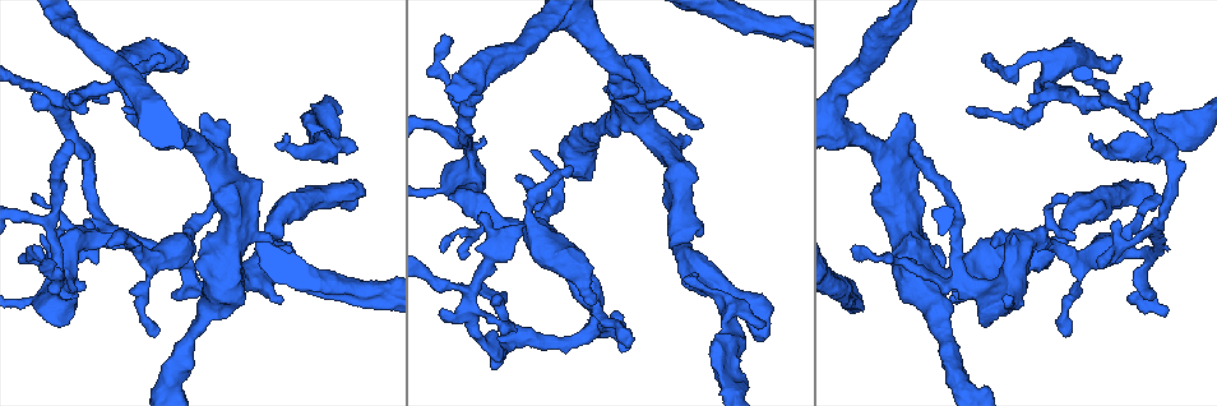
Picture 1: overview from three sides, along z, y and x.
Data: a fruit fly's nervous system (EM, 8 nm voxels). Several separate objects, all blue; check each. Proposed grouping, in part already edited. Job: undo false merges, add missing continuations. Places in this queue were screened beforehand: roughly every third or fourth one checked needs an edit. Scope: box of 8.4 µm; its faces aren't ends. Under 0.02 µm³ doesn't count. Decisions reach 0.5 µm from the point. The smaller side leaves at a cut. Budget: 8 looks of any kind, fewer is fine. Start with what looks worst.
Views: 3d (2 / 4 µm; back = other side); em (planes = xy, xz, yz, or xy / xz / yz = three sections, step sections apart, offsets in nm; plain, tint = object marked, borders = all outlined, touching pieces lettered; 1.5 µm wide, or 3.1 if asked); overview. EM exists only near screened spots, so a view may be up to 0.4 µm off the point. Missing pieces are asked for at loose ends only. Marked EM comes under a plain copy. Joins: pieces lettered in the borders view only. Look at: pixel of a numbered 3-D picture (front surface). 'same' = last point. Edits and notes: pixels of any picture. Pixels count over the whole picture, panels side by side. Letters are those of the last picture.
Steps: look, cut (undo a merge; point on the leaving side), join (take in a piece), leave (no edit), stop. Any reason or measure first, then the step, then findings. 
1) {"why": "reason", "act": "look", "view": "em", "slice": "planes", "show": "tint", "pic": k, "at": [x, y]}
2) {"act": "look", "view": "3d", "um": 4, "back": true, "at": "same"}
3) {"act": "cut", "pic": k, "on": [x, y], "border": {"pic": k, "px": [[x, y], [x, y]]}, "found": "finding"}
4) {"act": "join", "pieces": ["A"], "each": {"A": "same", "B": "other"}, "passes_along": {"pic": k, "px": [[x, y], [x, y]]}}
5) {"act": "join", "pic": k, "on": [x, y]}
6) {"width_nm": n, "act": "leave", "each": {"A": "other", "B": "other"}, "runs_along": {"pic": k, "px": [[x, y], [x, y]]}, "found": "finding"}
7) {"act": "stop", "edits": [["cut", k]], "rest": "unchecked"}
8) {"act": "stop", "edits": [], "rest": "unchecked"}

{"why": "thin end", "act": "look", "view": "em", "um": 3.1, "slice": "planes", "show": "tint", "pic": 1, "at": [284, 134]}

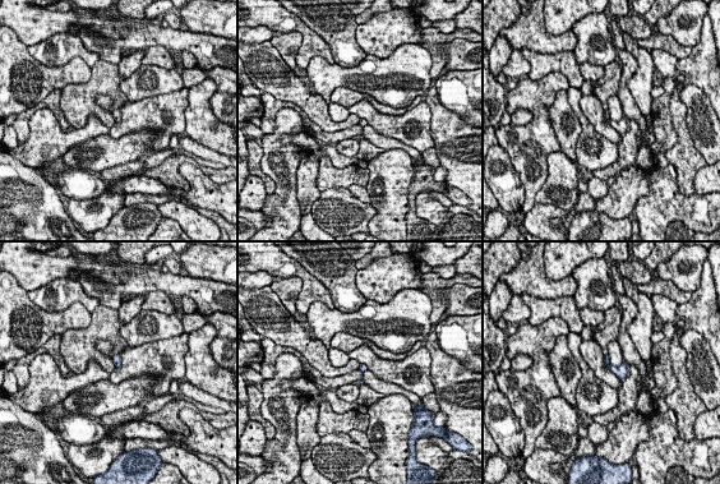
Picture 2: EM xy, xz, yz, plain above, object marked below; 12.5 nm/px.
{"act": "look", "view": "em", "um": 3.1, "slice": "planes", "show": "borders", "at": "same"}

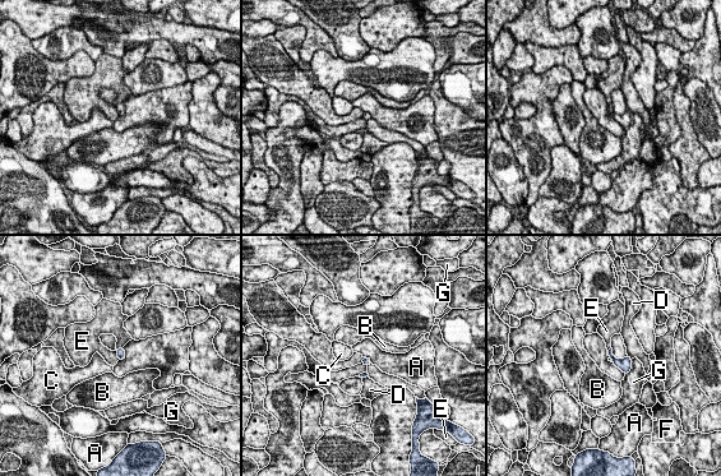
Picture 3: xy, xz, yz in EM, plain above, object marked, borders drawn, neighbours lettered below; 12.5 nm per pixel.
{"act": "leave", "each": {"A": "other", "B": "other", "C": "other", "D": "other", "E": "other", "F": "other", "G": "other"}, "border": {"pic": 3, "px": [[121, 346], [116, 350], [118, 359]]}, "found": "none of them fits"}

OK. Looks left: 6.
{"why": "free end", "act": "look", "view": "em", "slice": "xz", "step": 8, "show": "tint", "pic": 1, "at": [951, 298]}

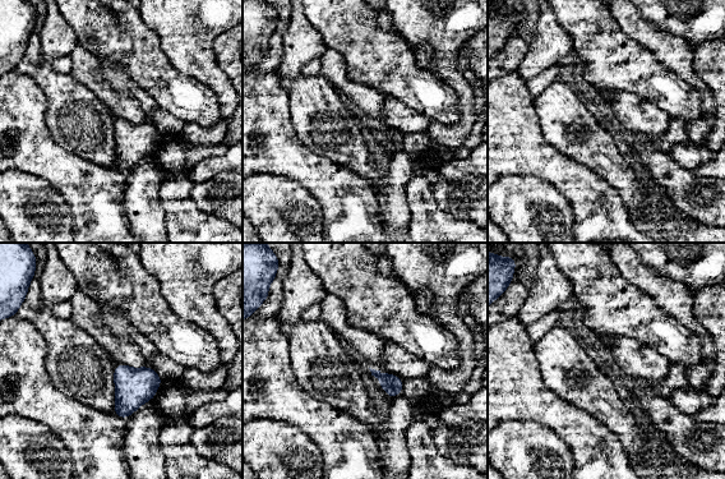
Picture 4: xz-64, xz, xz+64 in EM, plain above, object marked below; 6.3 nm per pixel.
{"why": "cut it another way", "act": "look", "view": "em", "slice": "planes", "show": "borders", "at": "same"}

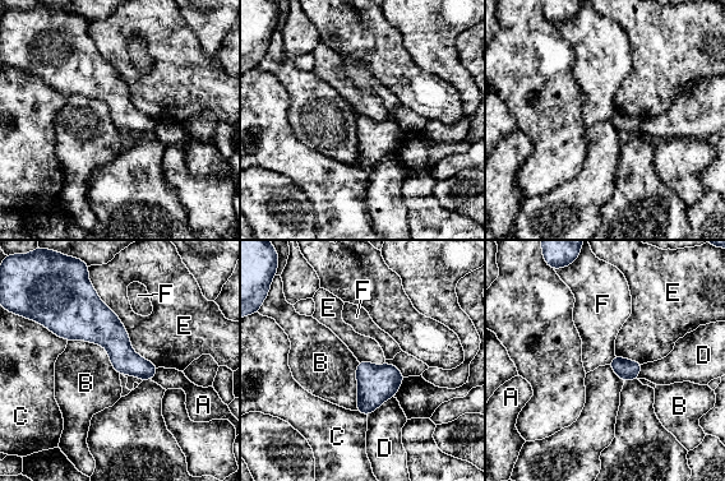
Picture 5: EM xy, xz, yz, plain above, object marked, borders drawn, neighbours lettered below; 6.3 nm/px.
{"longest_contact_nm": ["E", 700], "act": "leave", "each": {"A": "other", "B": "other", "C": "other", "D": "other", "E": "other", "F": "other"}, "border": {"pic": 5, "px": [[89, 281], [130, 347], [157, 368]]}, "found": "no lettered piece goes on from it"}

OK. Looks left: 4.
{"why": "thin end", "act": "look", "view": "3d", "um": 4, "pic": 1, "at": [158, 334]}

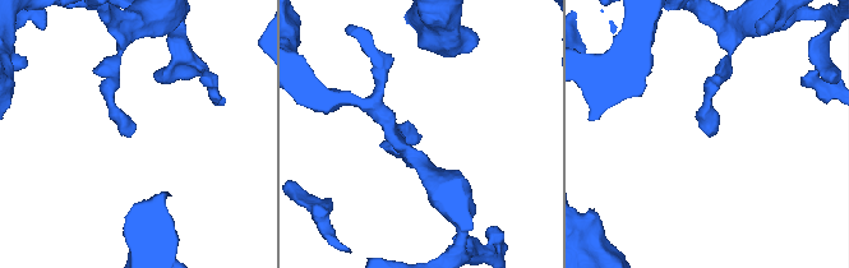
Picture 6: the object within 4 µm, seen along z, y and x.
{"why": "shape alone is not enough", "act": "look", "view": "em", "slice": "xz", "step": 4, "show": "borders", "pic": 6, "at": [419, 140]}

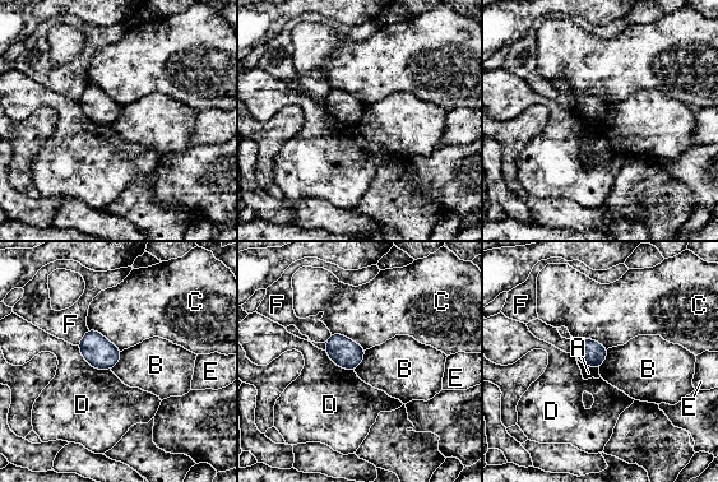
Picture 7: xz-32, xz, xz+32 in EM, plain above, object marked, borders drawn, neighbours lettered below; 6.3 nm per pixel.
{"why": "cut it another way", "act": "look", "view": "em", "slice": "planes", "show": "borders", "at": "same"}

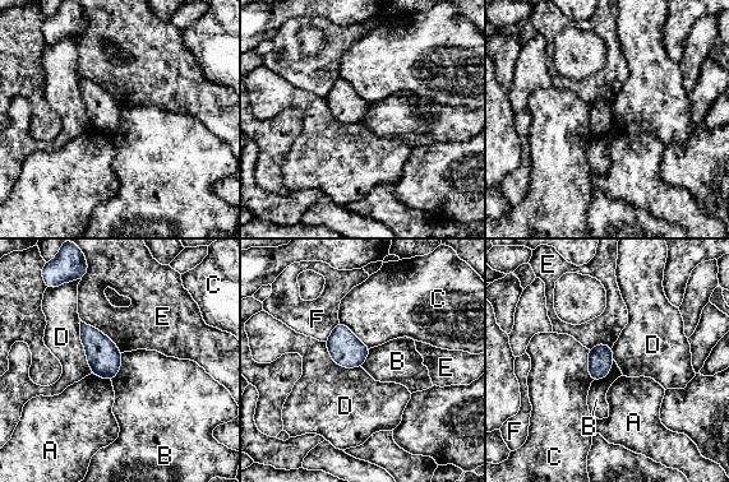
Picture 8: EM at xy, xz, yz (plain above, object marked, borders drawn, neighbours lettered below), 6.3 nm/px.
{"width_nm": 160, "act": "leave", "each": {"A": "other", "B": "other", "C": "other", "D": "other", "E": "other", "F": "other"}, "found": "none of them fits"}

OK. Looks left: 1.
{"act": "stop", "edits": [], "rest": "unchecked"}

